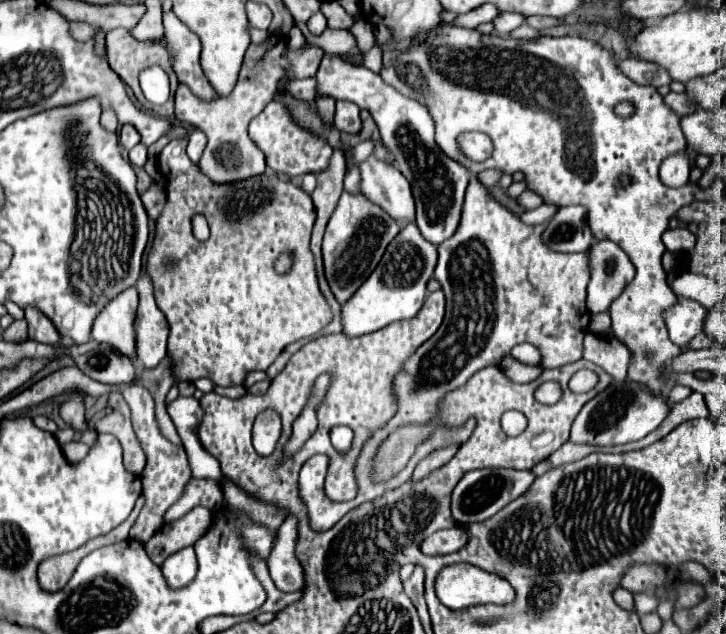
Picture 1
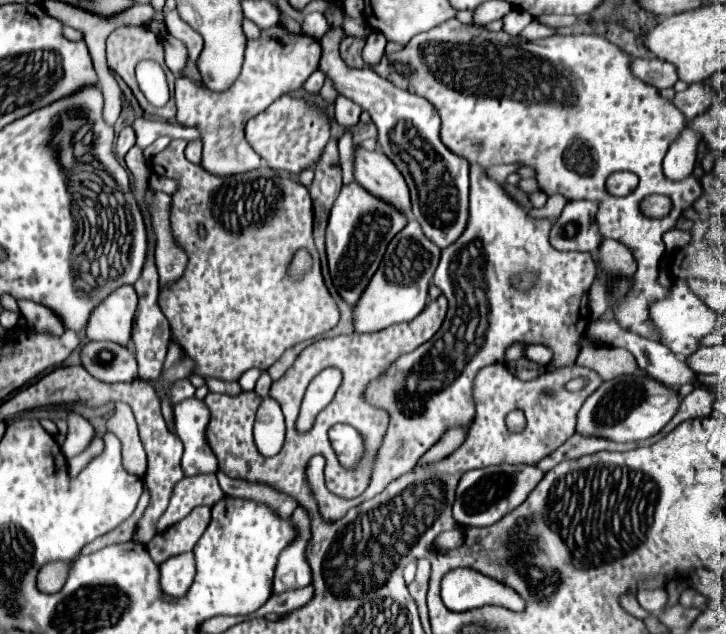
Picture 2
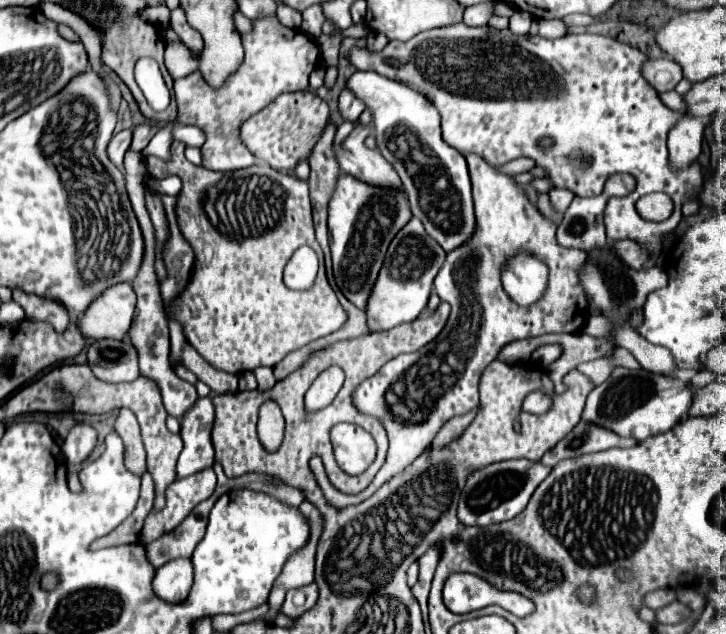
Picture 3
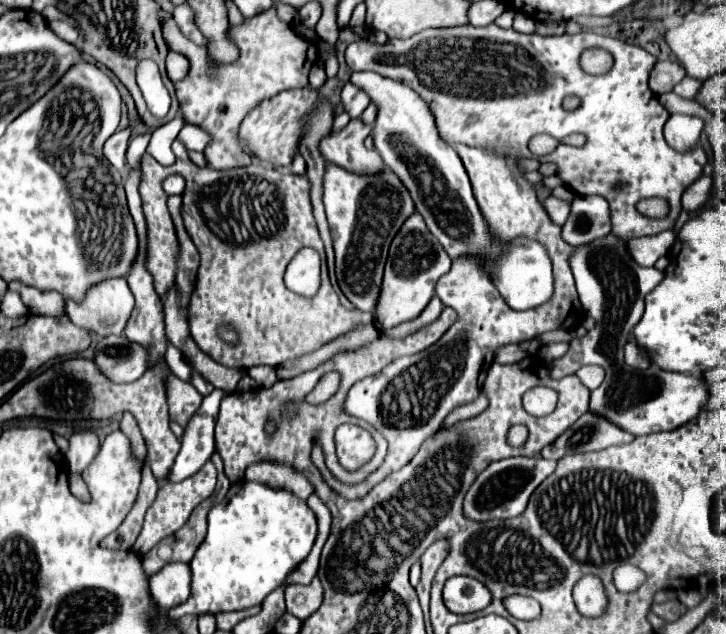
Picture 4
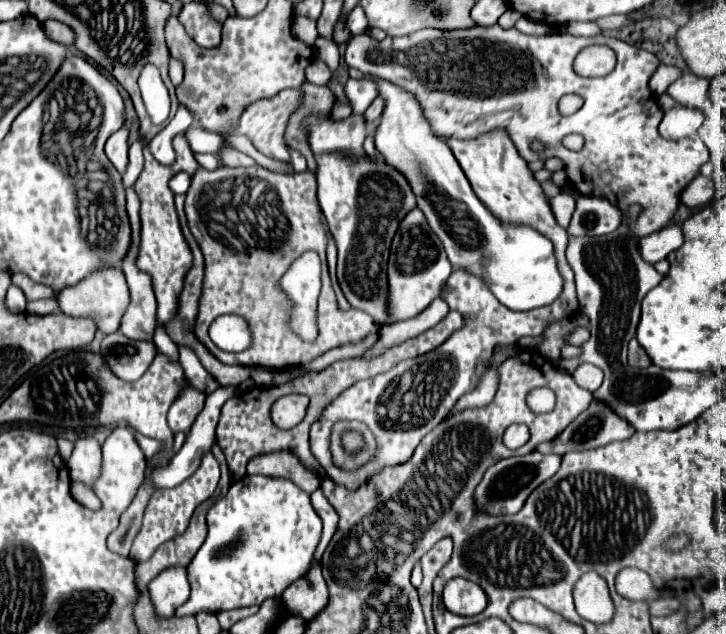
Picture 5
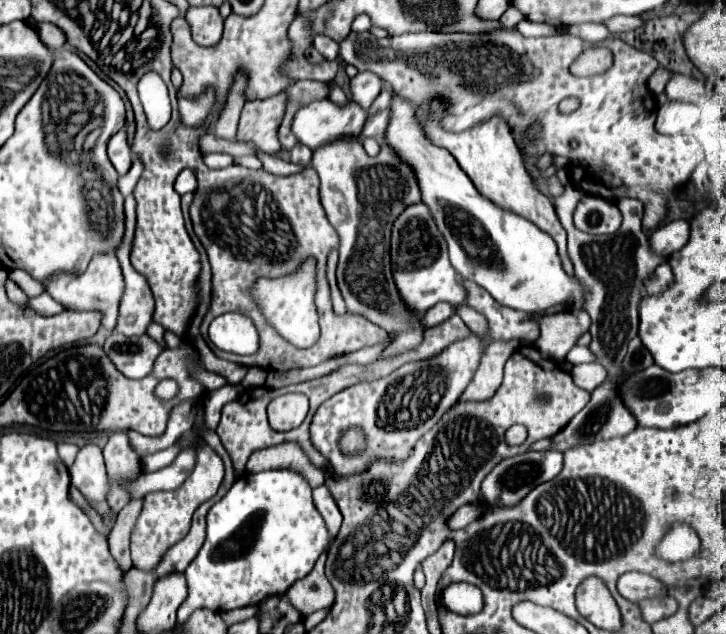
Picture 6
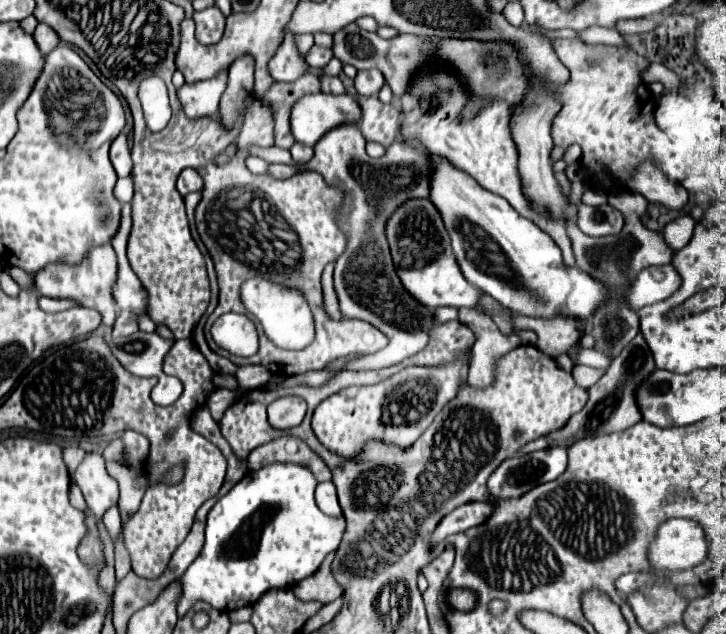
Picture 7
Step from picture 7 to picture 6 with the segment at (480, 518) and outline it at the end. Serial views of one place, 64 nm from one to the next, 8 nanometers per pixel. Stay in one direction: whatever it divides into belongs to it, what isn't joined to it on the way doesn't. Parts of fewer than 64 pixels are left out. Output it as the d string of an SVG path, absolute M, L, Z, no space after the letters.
M462 506L462 508L458 508L458 510L456 510L456 514L454 514L454 516L450 516L448 526L450 526L452 530L464 528L468 522L476 520L480 514L482 514L482 512L480 512L480 506Z

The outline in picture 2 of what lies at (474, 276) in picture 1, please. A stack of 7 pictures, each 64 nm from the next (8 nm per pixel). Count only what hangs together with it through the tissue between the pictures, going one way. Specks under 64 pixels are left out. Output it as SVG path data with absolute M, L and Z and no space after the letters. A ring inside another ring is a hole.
M480 166L470 168L470 202L468 202L468 226L460 234L460 238L446 246L440 256L440 264L434 274L434 284L442 290L442 294L448 298L448 314L442 322L442 328L428 340L428 344L422 344L410 354L400 356L388 372L370 384L366 398L386 408L386 412L392 412L390 426L384 434L382 446L376 456L376 466L370 474L368 488L356 498L356 500L344 500L334 494L330 494L324 486L324 470L322 470L322 458L312 458L306 466L306 482L310 492L314 494L314 500L318 504L320 516L326 522L340 520L350 508L362 504L364 500L374 498L380 494L392 480L400 478L402 474L410 472L418 458L428 452L432 444L436 444L442 434L448 428L470 428L475 416L475 406L472 402L472 382L480 368L504 362L506 348L510 348L514 342L530 342L530 344L542 344L554 352L550 364L556 368L570 366L578 358L580 342L586 338L586 328L590 324L590 312L588 312L588 290L596 278L596 264L588 252L560 252L548 244L548 232L550 232L550 220L532 220L528 212L516 204L500 184L490 180ZM520 272L536 272L538 278L534 286L528 292L520 292L512 286L512 278Z

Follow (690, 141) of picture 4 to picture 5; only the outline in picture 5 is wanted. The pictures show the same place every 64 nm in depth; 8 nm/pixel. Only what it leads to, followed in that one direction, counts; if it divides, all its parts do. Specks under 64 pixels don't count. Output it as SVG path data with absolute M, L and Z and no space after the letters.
M674 108L664 114L660 122L660 136L666 140L682 140L694 134L704 122L702 112L692 108Z

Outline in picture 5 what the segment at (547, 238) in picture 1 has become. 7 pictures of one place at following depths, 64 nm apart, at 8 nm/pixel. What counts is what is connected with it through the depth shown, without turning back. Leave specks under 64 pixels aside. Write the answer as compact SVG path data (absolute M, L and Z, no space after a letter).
M578 196L576 210L570 226L566 228L570 238L580 236L604 236L614 232L622 222L622 212L600 196Z

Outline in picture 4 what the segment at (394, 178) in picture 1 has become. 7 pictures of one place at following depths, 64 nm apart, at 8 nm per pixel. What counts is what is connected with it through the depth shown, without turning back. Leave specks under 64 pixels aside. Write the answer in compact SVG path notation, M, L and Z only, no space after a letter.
M360 118L350 120L350 124L340 132L332 132L320 144L322 154L340 168L354 174L380 174L386 170L378 152L370 152L364 146L370 126L364 126Z

